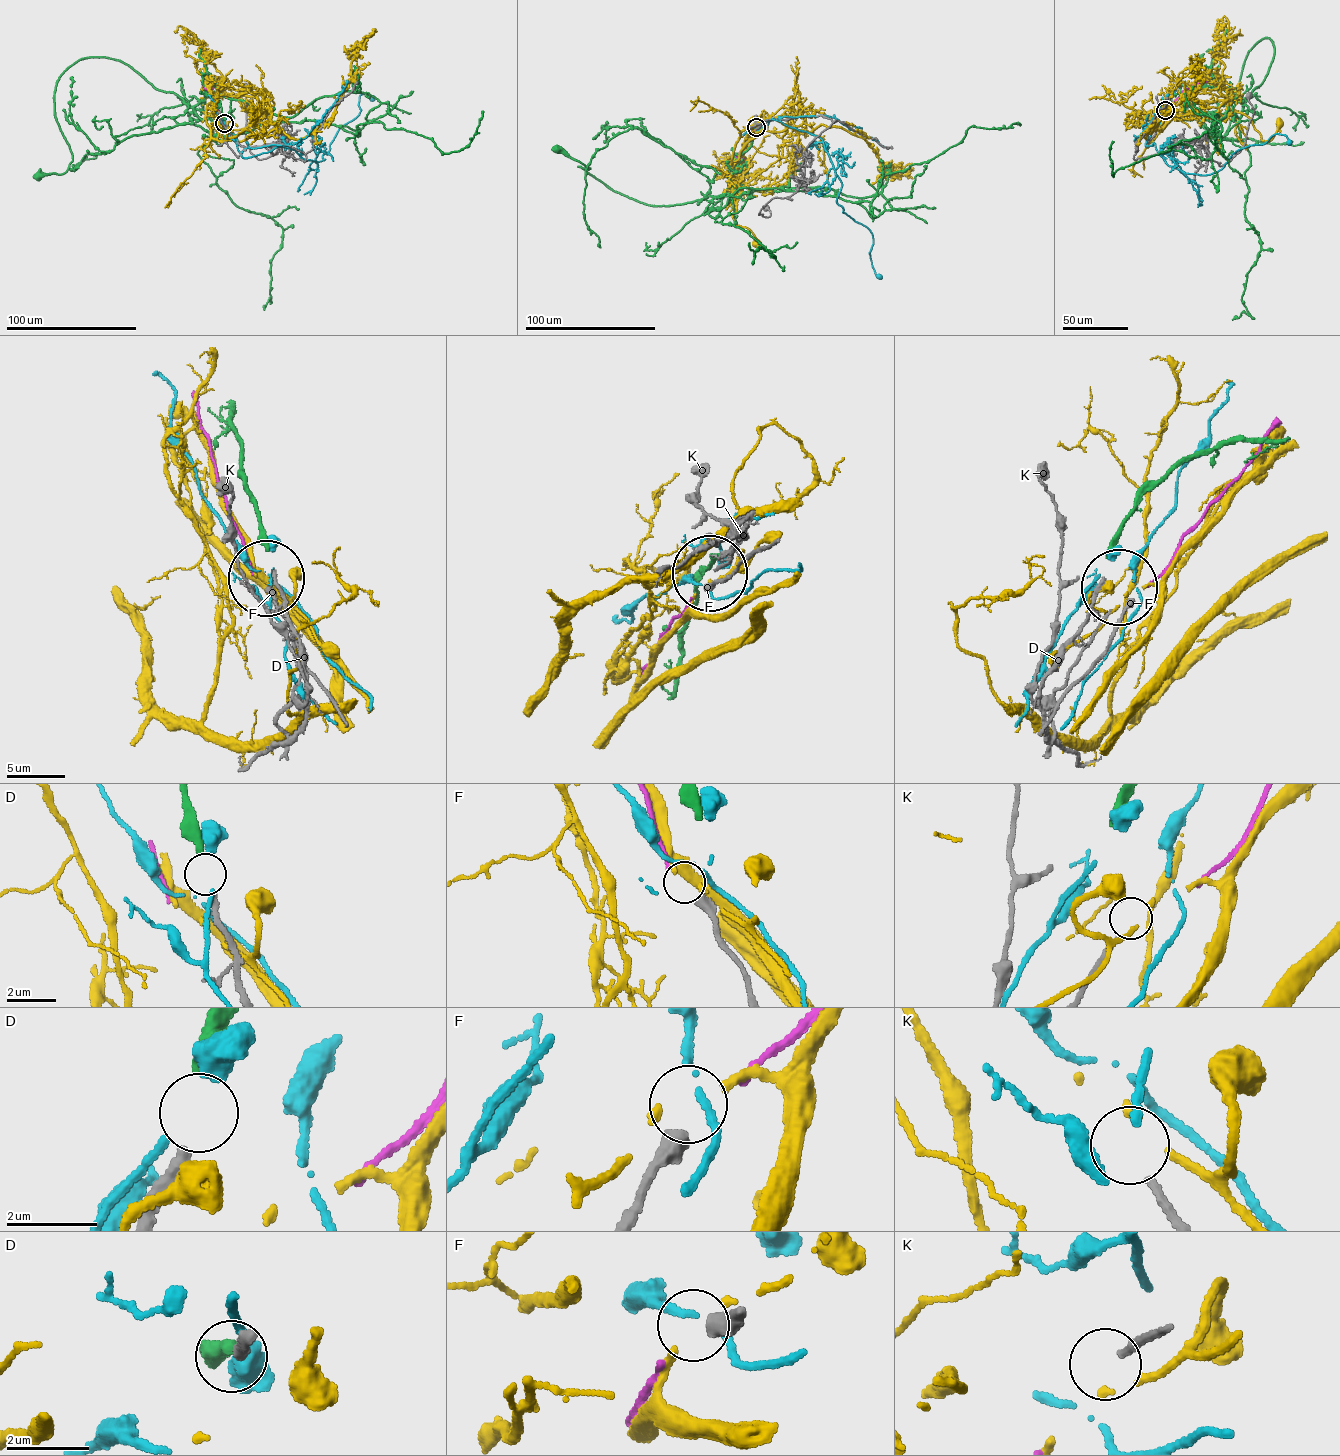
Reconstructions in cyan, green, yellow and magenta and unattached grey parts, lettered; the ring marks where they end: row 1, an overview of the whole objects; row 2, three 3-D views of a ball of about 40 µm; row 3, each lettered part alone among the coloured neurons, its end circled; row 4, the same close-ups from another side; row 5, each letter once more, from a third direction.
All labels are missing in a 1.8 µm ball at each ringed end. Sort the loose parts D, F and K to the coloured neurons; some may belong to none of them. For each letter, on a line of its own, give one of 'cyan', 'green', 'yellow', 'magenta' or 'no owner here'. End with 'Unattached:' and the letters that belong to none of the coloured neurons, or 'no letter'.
D: green
F: no owner here
K: no owner here
Unattached: F, K

